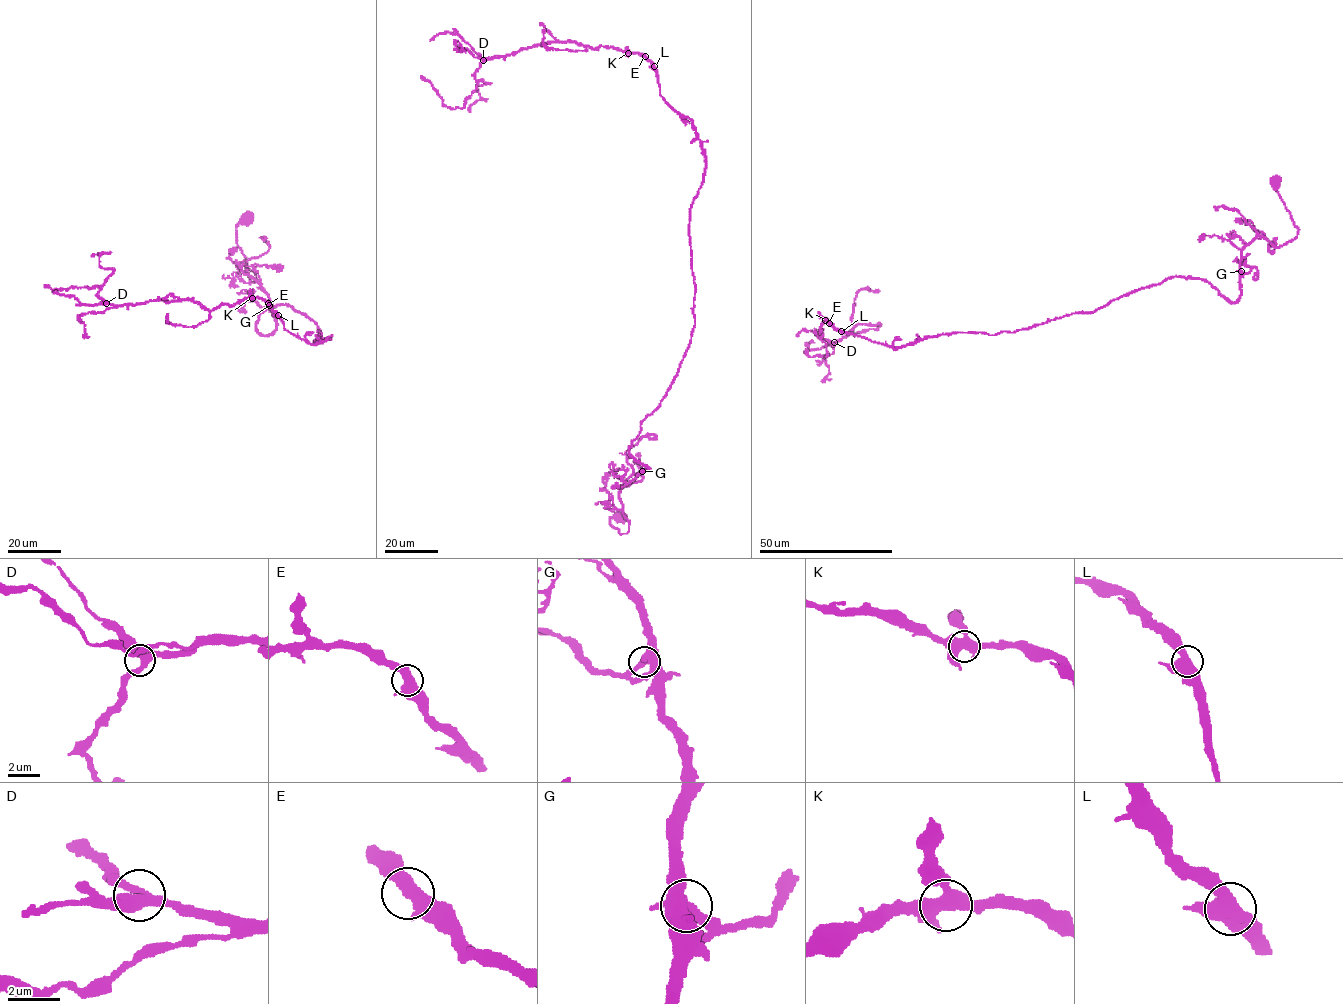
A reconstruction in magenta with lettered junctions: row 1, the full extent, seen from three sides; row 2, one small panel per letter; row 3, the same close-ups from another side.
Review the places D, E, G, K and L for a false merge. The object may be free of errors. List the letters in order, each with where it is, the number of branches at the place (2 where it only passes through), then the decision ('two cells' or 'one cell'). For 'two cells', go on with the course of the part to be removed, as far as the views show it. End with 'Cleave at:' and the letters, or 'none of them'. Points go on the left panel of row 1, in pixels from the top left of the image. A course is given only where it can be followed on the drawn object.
D: (106, 303) | 3 | one cell
E: (268, 303) | 3 | one cell
G: (269, 305) | 4 | one cell
K: (252, 298) | 4 | one cell
L: (278, 315) | 3 | one cell
Cleave at: none of them

